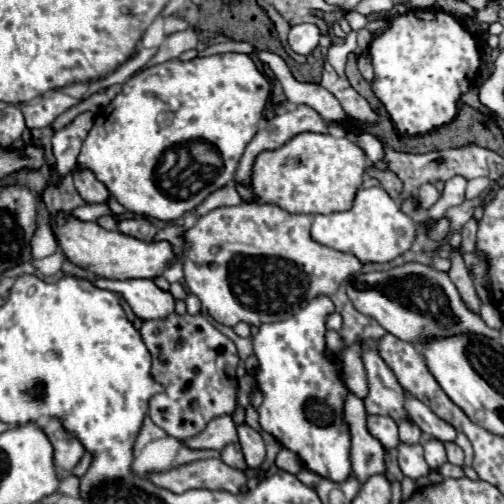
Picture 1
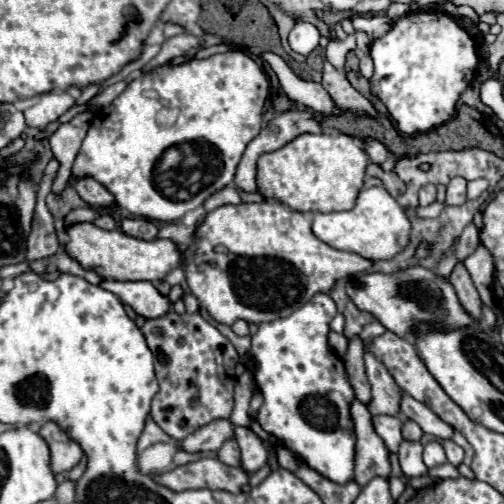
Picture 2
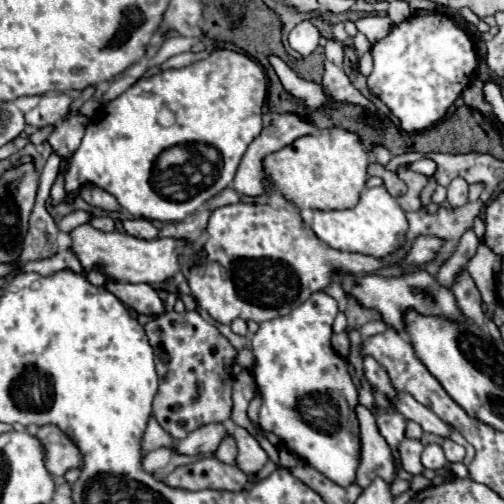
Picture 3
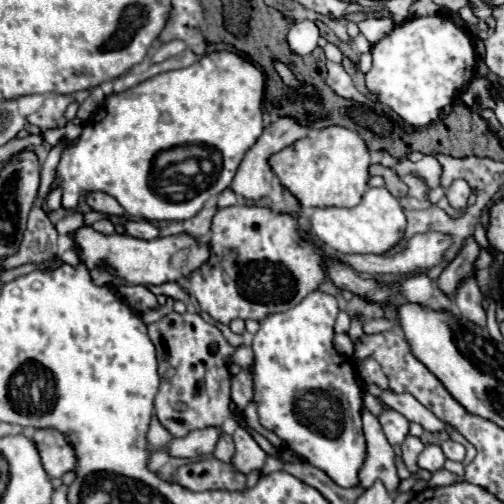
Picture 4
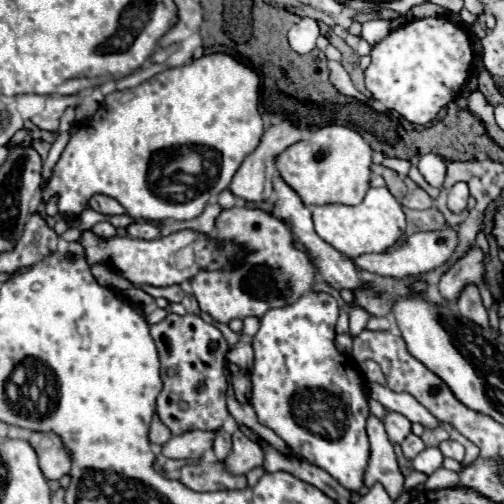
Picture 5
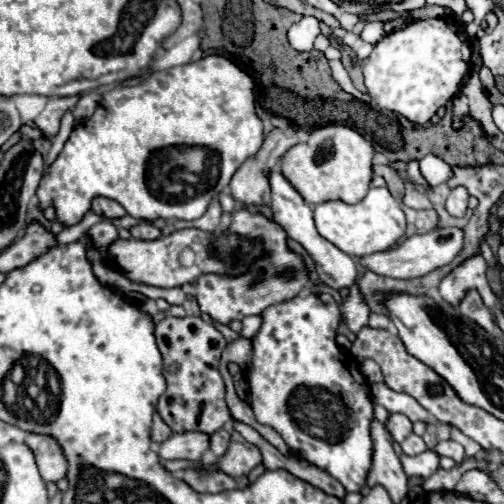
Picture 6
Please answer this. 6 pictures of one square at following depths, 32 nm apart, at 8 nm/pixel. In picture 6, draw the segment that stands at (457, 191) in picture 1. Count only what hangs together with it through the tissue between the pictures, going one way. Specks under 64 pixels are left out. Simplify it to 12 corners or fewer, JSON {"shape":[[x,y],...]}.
{"shape":[[454,188],[446,210],[456,218],[468,210],[468,192]]}

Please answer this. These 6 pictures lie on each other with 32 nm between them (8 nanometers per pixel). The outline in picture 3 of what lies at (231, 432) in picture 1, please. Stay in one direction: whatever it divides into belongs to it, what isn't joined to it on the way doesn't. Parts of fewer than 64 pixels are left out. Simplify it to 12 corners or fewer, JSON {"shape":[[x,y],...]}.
{"shape":[[208,424],[174,440],[176,454],[200,456],[216,452],[226,436],[222,424]]}

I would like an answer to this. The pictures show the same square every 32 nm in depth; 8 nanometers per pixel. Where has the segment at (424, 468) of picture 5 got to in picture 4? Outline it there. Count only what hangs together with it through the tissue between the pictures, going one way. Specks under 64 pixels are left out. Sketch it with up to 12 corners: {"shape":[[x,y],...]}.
{"shape":[[426,446],[418,468],[436,472],[444,466],[440,446]]}

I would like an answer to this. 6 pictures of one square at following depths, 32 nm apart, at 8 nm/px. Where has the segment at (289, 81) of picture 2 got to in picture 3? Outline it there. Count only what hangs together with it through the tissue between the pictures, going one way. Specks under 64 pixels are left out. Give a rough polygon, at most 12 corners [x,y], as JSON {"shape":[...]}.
{"shape":[[278,56],[274,72],[292,96],[312,108],[328,104],[320,84],[306,82]]}

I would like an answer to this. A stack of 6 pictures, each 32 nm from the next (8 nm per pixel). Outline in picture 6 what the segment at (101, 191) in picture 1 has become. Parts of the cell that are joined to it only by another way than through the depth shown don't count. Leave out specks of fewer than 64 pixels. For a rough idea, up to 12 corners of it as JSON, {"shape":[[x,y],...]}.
{"shape":[[96,198],[92,212],[106,218],[122,218],[126,210],[108,198]]}

